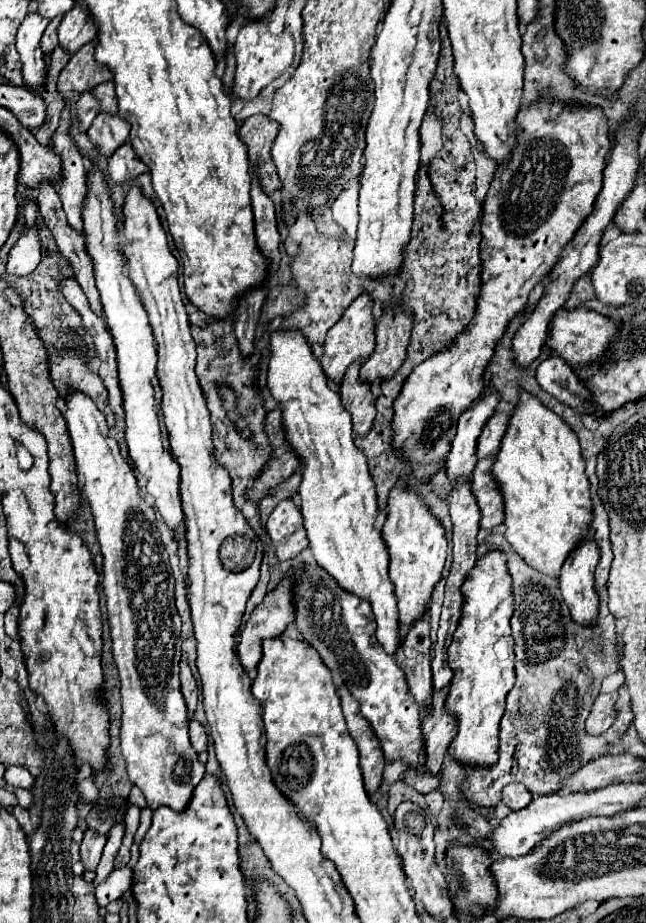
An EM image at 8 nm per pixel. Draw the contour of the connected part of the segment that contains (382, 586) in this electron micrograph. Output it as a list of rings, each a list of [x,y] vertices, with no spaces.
[[[299,330],[271,332],[269,348],[271,362],[267,384],[273,398],[283,408],[289,444],[305,466],[303,482],[297,492],[301,496],[309,548],[317,564],[327,570],[345,592],[371,604],[377,622],[377,640],[385,652],[393,656],[401,646],[401,638],[395,592],[387,574],[389,554],[381,530],[375,528],[379,514],[375,484],[365,454],[353,444],[351,416],[343,408],[339,394],[327,386],[325,374],[309,344],[301,340]]]

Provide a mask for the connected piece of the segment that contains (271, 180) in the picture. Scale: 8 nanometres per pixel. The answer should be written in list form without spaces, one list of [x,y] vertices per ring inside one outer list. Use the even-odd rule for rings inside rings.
[[[255,114],[247,118],[239,128],[239,138],[249,148],[251,172],[261,174],[261,184],[267,194],[283,188],[275,170],[275,164],[271,160],[271,146],[277,132],[279,132],[279,124],[263,114]]]

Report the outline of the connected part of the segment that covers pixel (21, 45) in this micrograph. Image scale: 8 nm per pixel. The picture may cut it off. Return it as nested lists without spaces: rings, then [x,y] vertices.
[[[29,12],[19,26],[17,32],[17,52],[21,54],[23,62],[23,76],[27,90],[39,92],[43,84],[43,50],[41,50],[41,36],[47,28],[49,20],[37,12]]]

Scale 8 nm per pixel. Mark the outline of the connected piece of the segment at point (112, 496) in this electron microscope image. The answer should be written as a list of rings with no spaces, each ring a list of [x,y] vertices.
[[[71,394],[67,398],[65,414],[69,436],[73,444],[73,454],[77,462],[79,486],[91,504],[95,516],[97,538],[103,552],[103,592],[107,596],[109,628],[113,638],[113,658],[121,676],[121,704],[123,704],[123,724],[121,724],[121,750],[127,760],[127,772],[135,786],[141,788],[147,806],[151,810],[159,806],[169,806],[173,812],[183,812],[193,796],[195,786],[205,774],[205,766],[199,762],[197,752],[189,740],[189,712],[185,698],[179,688],[179,660],[181,660],[181,618],[175,608],[175,578],[169,568],[169,558],[165,558],[163,544],[159,542],[159,532],[155,526],[155,510],[141,500],[137,480],[131,468],[125,464],[119,452],[119,444],[109,434],[103,412],[85,394]]]

